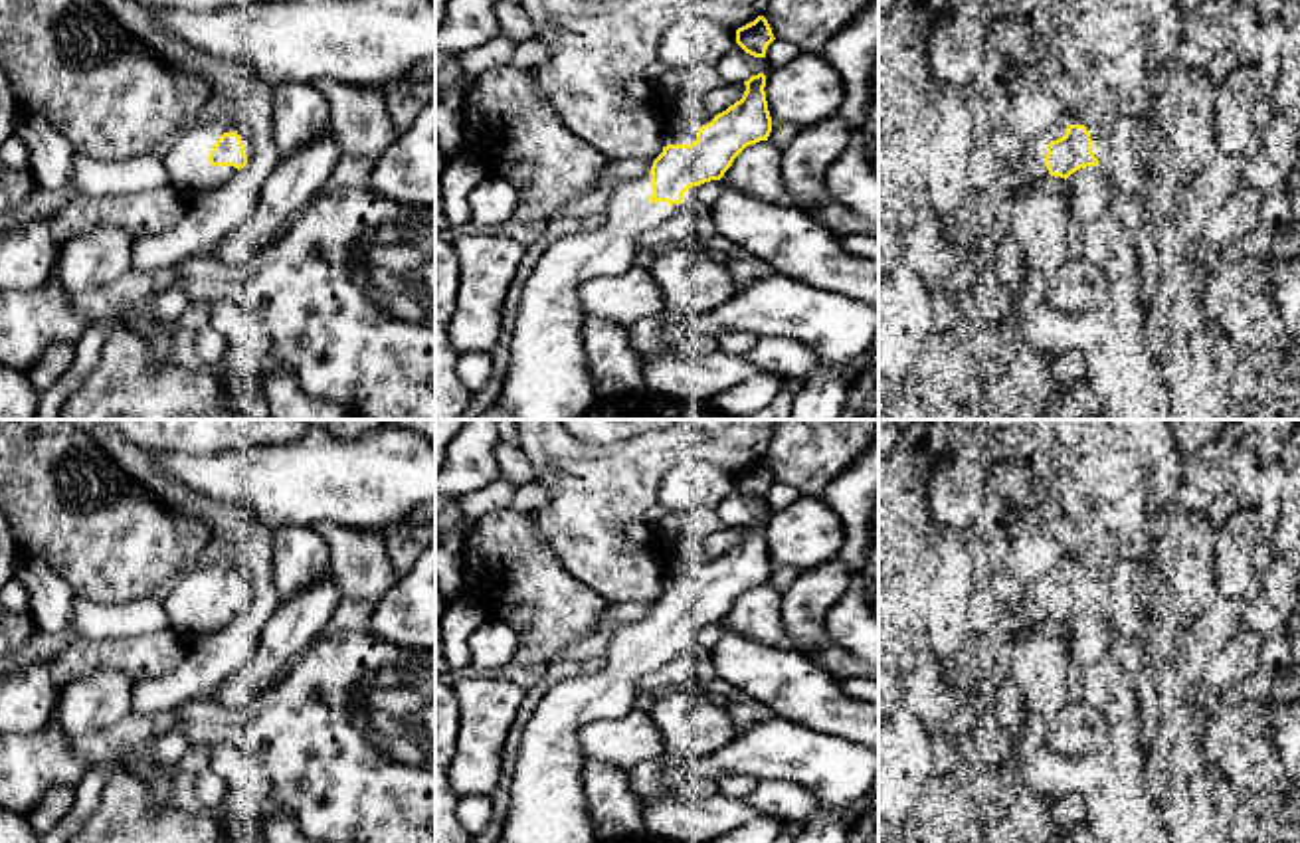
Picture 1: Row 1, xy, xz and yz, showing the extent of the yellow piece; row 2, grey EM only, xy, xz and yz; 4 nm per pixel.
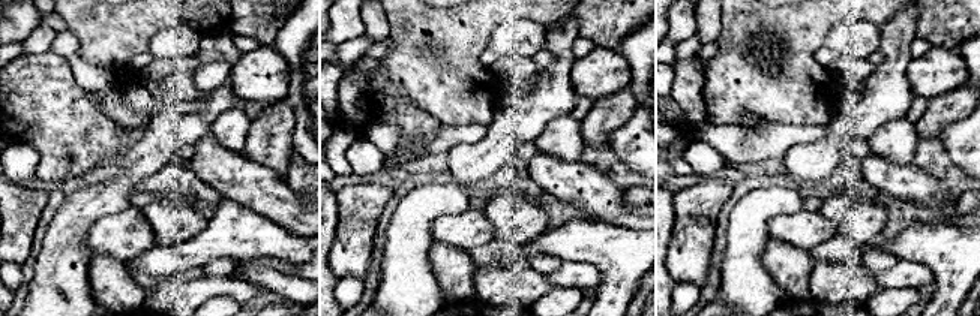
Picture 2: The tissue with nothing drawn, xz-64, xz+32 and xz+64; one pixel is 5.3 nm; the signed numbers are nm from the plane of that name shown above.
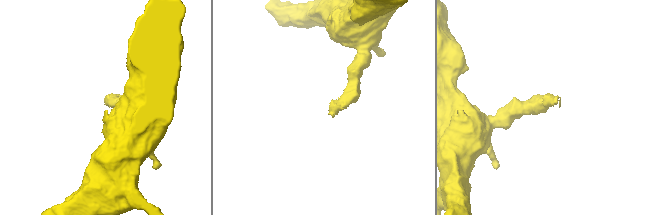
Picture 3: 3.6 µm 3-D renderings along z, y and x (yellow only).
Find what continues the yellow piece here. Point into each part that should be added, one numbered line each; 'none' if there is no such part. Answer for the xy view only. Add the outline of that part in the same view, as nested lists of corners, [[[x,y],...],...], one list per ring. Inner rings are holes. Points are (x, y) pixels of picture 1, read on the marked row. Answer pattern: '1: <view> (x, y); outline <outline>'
1: xy (190, 173); outline [[[212,113],[182,131],[164,156],[164,164],[170,174],[170,190],[174,194],[192,200],[220,188],[237,172],[233,166],[212,166],[208,160],[212,146],[224,133],[237,133],[241,137],[247,162],[251,160],[255,146],[249,133],[239,125],[239,119]]]

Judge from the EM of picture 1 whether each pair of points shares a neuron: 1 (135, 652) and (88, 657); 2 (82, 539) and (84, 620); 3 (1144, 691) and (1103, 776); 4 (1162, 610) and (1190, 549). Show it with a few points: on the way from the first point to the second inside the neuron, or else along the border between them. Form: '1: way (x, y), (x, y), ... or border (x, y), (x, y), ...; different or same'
1: way (123, 654), (99, 655); same
2: border (76, 594), (97, 602), (129, 602); different
3: border (1132, 673), (1138, 737), (1144, 747); different
4: way (1178, 594), (1186, 586), (1186, 564); same

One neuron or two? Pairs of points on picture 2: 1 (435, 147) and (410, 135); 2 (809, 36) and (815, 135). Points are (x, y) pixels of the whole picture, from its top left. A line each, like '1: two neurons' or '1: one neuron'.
1: two neurons
2: two neurons

